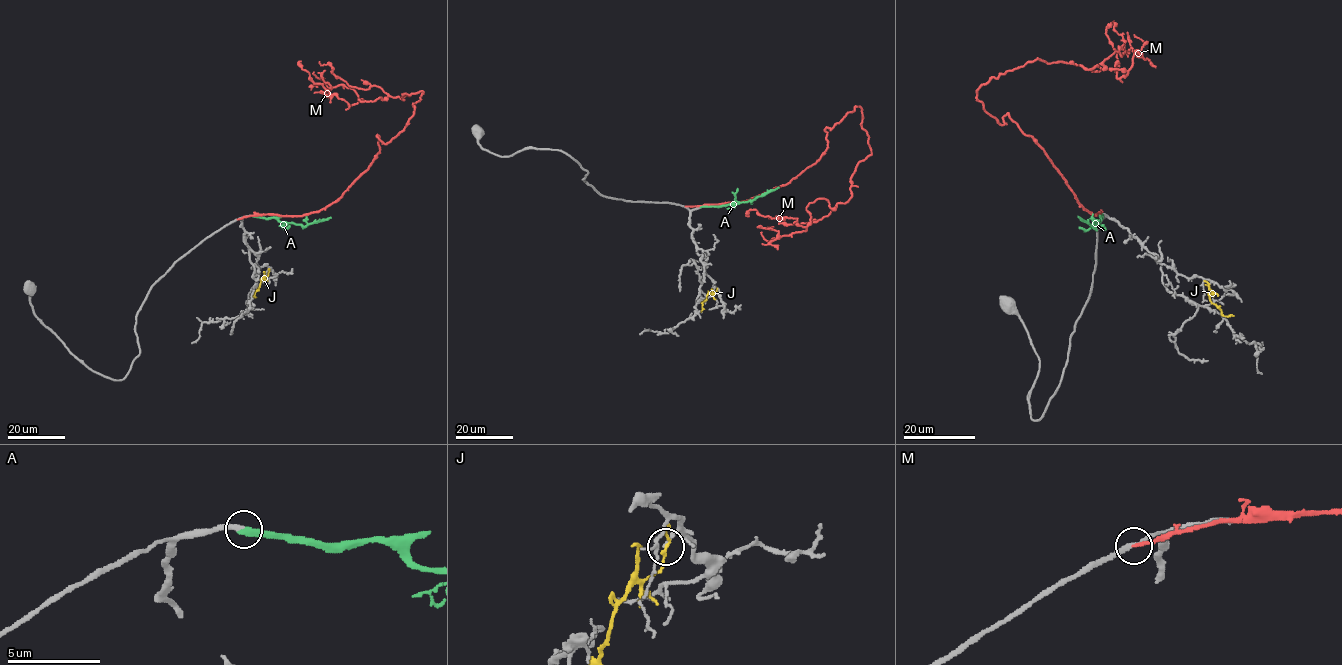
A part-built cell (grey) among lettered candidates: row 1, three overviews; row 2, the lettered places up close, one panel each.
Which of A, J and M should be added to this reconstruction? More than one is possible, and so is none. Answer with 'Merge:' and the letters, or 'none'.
Merge: A

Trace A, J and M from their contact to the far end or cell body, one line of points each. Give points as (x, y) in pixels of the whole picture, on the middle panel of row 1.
A: (701, 206), (748, 201), (779, 187)
J: (716, 292), (708, 293), (701, 303), (701, 312)
M: (686, 206), (783, 186), (859, 106), (871, 153), (847, 201), (810, 202), (806, 226), (749, 216)

